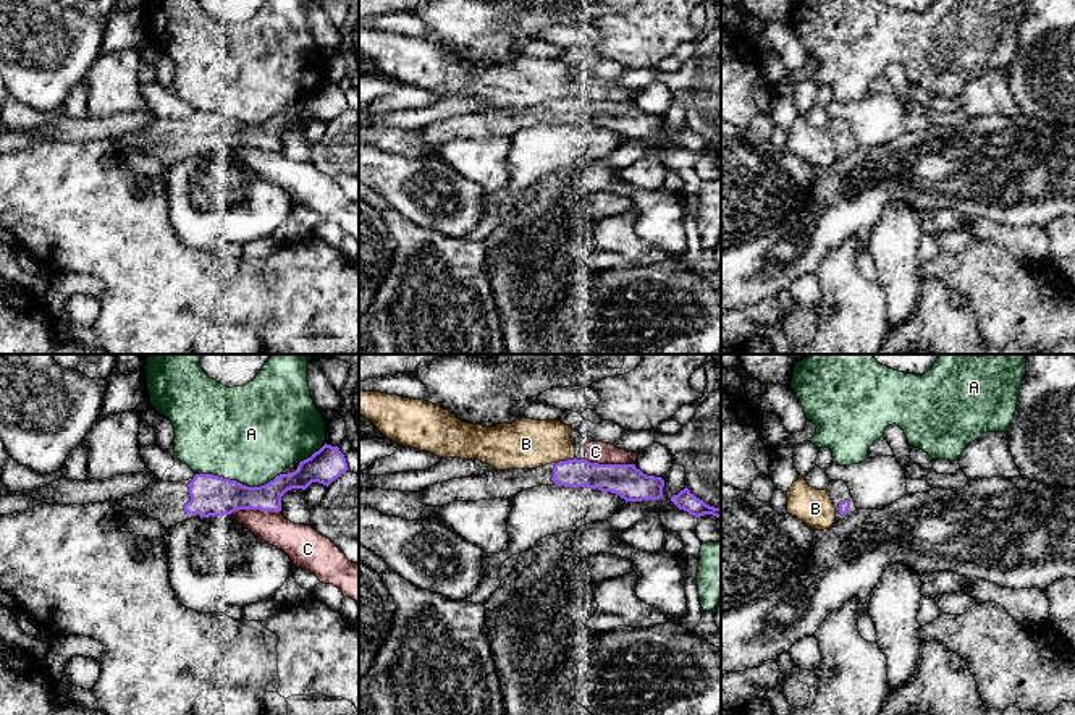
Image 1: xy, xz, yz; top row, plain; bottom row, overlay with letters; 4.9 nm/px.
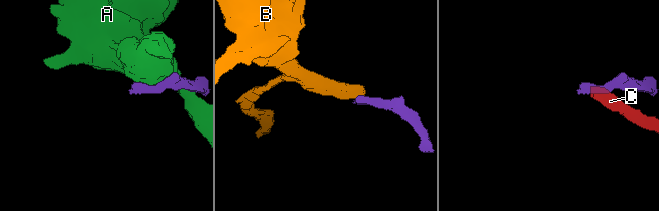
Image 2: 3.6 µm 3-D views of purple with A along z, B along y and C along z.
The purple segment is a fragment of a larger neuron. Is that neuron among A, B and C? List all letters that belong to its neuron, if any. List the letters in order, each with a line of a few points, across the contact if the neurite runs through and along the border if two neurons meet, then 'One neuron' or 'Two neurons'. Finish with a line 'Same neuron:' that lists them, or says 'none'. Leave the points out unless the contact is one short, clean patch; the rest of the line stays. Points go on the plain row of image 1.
A: Two neurons
B: Two neurons
C: Two neurons
Same neuron: none

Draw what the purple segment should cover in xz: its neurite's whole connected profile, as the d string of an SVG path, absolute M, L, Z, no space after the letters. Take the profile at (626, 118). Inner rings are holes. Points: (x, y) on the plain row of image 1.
M574 95L535 107L496 107L482 113L433 121L420 129L420 138L427 144L493 136L512 138L519 129L537 123L598 126L616 131L627 141L660 138L664 118L643 112L635 102L598 102Z

